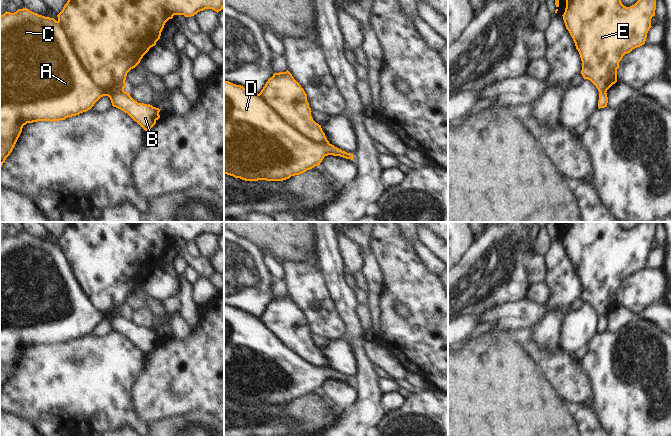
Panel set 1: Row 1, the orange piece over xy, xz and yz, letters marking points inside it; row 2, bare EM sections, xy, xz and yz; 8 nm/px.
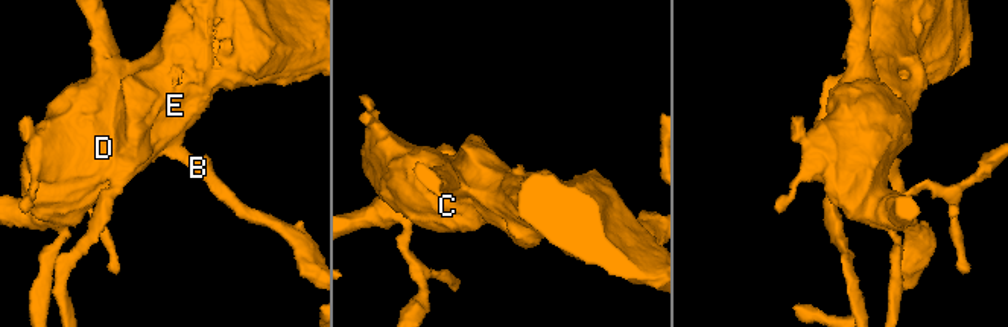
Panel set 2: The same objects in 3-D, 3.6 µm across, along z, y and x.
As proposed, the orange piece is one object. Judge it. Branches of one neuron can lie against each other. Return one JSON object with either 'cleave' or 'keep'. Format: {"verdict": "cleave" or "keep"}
{"verdict": "cleave"}

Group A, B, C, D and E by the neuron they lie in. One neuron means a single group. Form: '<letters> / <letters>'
A B C D / E

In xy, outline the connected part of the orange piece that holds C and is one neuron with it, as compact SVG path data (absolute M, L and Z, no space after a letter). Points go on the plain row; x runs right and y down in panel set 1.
M26 231L23 233L18 233L14 237L5 236L3 239L0 240L0 392L2 391L3 387L5 386L6 382L12 376L24 349L27 347L33 347L38 345L60 345L65 344L68 341L79 339L80 337L86 336L90 334L94 328L103 320L108 320L111 324L112 330L116 331L125 337L127 337L135 346L137 346L145 355L151 353L155 348L156 345L160 342L159 336L161 333L153 331L150 328L138 327L135 325L128 316L120 315L102 315L87 299L83 290L79 286L70 265L67 261L67 258L60 250L59 246L56 245L54 242L45 241L34 237L27 233Z

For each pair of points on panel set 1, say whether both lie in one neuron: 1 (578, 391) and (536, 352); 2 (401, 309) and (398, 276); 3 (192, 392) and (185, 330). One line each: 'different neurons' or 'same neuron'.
1: same neuron
2: different neurons
3: different neurons

